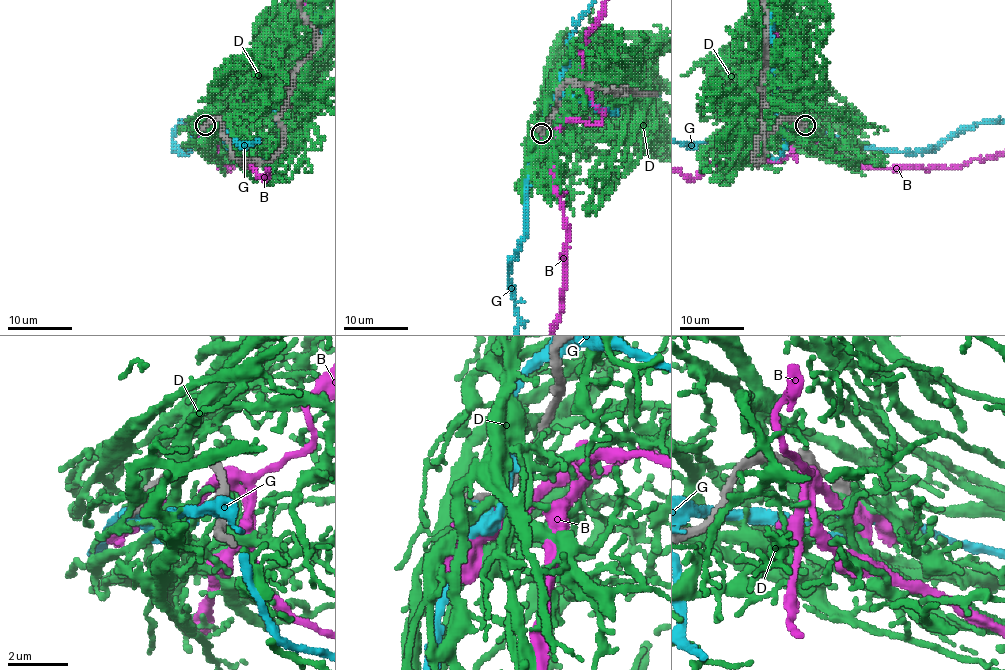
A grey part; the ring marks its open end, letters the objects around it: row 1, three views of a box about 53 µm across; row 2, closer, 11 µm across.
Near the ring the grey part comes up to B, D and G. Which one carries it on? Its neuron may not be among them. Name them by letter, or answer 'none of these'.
none of these

